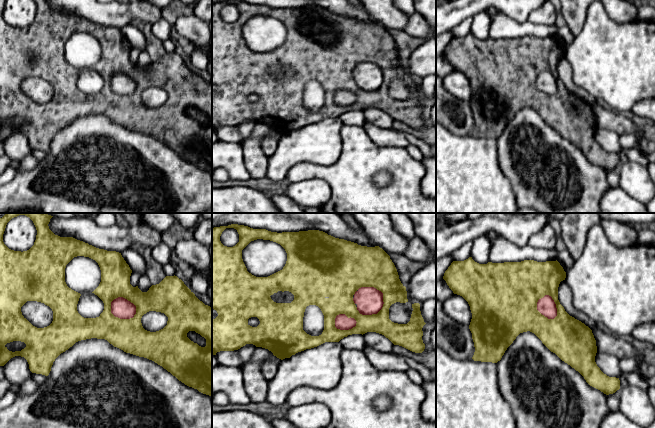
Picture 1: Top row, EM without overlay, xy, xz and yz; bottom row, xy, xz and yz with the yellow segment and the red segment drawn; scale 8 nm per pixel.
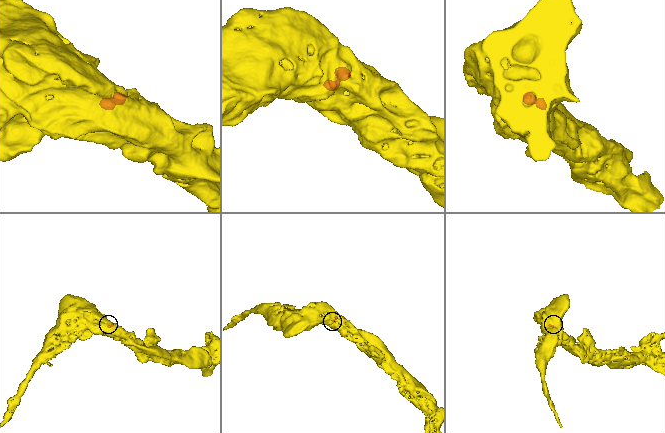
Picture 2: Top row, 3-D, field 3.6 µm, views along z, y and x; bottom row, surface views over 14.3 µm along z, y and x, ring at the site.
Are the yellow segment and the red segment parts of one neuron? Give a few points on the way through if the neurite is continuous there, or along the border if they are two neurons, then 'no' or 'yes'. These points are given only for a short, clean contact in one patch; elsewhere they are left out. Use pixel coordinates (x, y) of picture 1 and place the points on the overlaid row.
no

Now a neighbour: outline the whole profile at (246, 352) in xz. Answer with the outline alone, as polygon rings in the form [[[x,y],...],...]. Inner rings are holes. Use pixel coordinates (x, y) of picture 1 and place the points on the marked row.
[[[246,344],[238,350],[217,352],[216,357],[219,364],[242,367],[252,359],[255,350],[255,345]]]

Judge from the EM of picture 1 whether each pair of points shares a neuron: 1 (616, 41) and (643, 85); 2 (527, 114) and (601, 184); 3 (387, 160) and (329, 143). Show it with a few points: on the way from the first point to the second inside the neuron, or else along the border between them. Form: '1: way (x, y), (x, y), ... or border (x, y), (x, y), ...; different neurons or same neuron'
1: way (617, 52), (639, 74); same neuron
2: way (546, 133), (555, 142), (564, 146), (582, 165); same neuron
3: border (343, 124), (340, 130), (340, 156), (328, 165); different neurons

